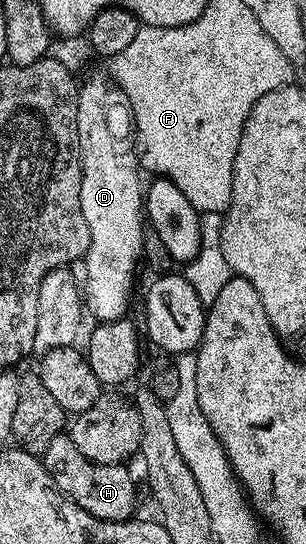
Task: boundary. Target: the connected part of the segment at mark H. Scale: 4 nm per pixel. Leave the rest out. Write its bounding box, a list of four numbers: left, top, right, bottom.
[41,434,135,522]

